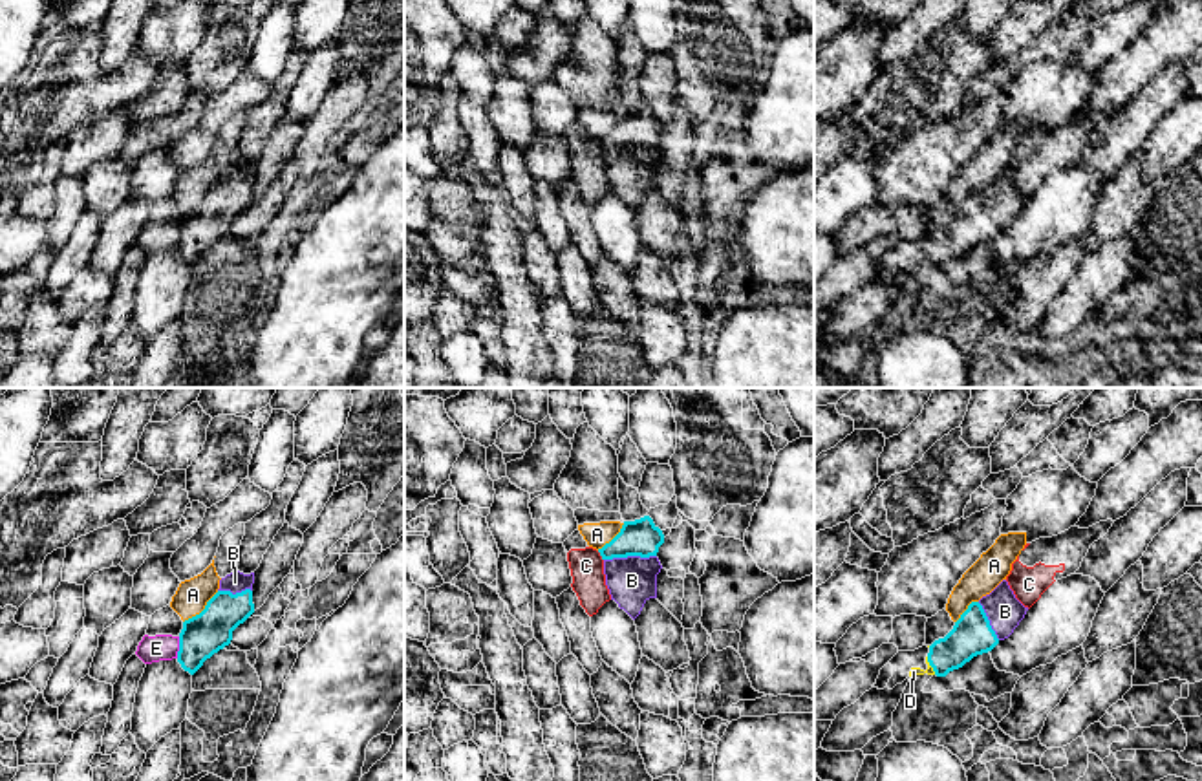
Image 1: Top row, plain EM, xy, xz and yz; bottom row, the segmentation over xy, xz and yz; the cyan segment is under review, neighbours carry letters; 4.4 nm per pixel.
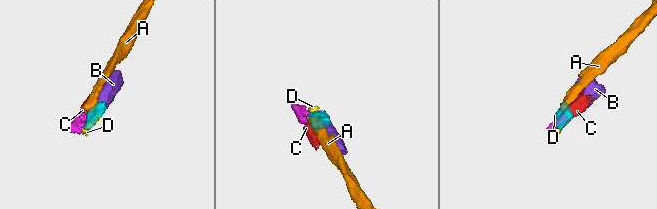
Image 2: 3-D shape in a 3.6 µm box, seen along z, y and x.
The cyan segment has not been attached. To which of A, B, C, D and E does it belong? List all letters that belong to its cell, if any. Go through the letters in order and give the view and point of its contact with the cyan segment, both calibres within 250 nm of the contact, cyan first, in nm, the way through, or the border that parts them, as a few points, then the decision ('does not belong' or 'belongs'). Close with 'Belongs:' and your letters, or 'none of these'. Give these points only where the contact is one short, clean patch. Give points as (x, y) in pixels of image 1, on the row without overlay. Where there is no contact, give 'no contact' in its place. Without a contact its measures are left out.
A: xy (203, 200) | 190/140 nm | along xy (218, 181), (198, 203), (183, 213) | does not belong
B: xz (630, 145) | 160/220 nm | across xz (641, 128), (630, 145), (632, 171) | belongs
C: xz (600, 145) | 160/150 nm | along xz (597, 141), (602, 150) | does not belong
D: yz (930, 255) | 180/40 nm | belongs
E: xy (180, 238) | 190/110 nm | along xy (180, 227), (176, 247) | does not belong
Belongs: B, D

